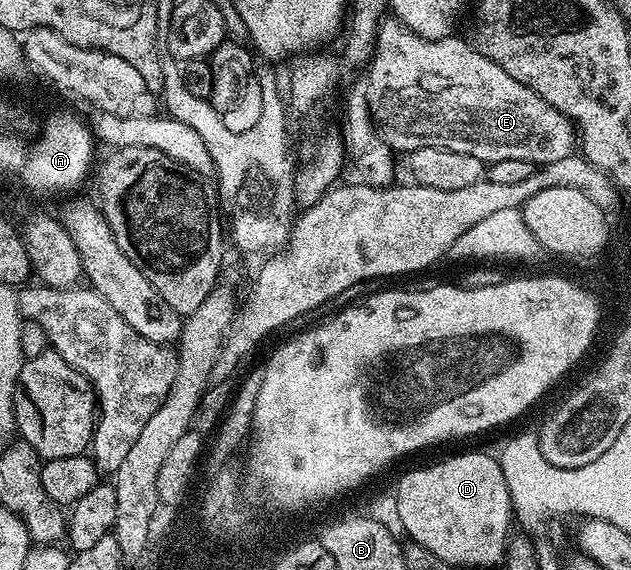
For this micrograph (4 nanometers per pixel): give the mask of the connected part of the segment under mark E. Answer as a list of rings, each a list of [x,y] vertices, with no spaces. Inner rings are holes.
[[[385,19],[379,25],[375,53],[365,78],[369,85],[368,107],[372,123],[385,144],[403,155],[410,155],[421,147],[441,147],[473,155],[484,163],[521,159],[538,167],[557,163],[557,159],[565,159],[576,152],[577,130],[569,118],[545,103],[529,85],[517,83],[509,71],[501,71],[497,63],[485,59],[470,40],[463,38],[462,41],[458,35],[430,41],[400,25],[398,20]]]

